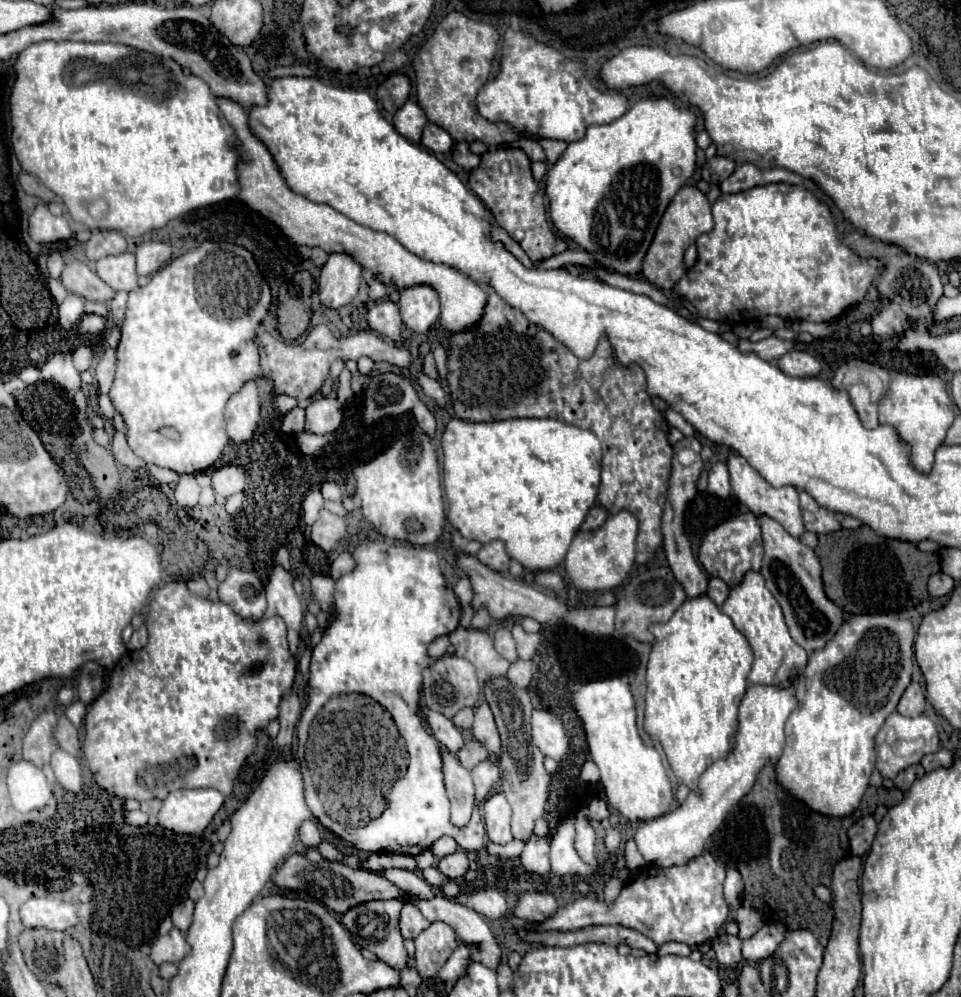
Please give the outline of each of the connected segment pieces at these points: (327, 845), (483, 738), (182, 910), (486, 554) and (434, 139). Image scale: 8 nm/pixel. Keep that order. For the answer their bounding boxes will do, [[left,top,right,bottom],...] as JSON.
[[318,840,342,862],[472,702,500,758],[172,900,194,932],[476,540,510,574],[422,124,454,154]]

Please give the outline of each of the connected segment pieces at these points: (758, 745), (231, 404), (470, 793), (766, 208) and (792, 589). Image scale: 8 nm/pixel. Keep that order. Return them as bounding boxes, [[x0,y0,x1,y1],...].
[[632,684,796,868],[226,382,260,444],[444,752,476,826],[672,184,882,322],[758,516,844,652]]

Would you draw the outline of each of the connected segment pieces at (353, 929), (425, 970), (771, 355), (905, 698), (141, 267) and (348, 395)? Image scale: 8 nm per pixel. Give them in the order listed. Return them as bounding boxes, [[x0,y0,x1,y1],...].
[[342,898,408,970],[414,922,458,978],[740,336,794,360],[898,684,926,716],[136,242,172,276],[336,368,354,404]]

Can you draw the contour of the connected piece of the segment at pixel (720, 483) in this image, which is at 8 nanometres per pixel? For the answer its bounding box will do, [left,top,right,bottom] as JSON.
[708,462,730,498]

